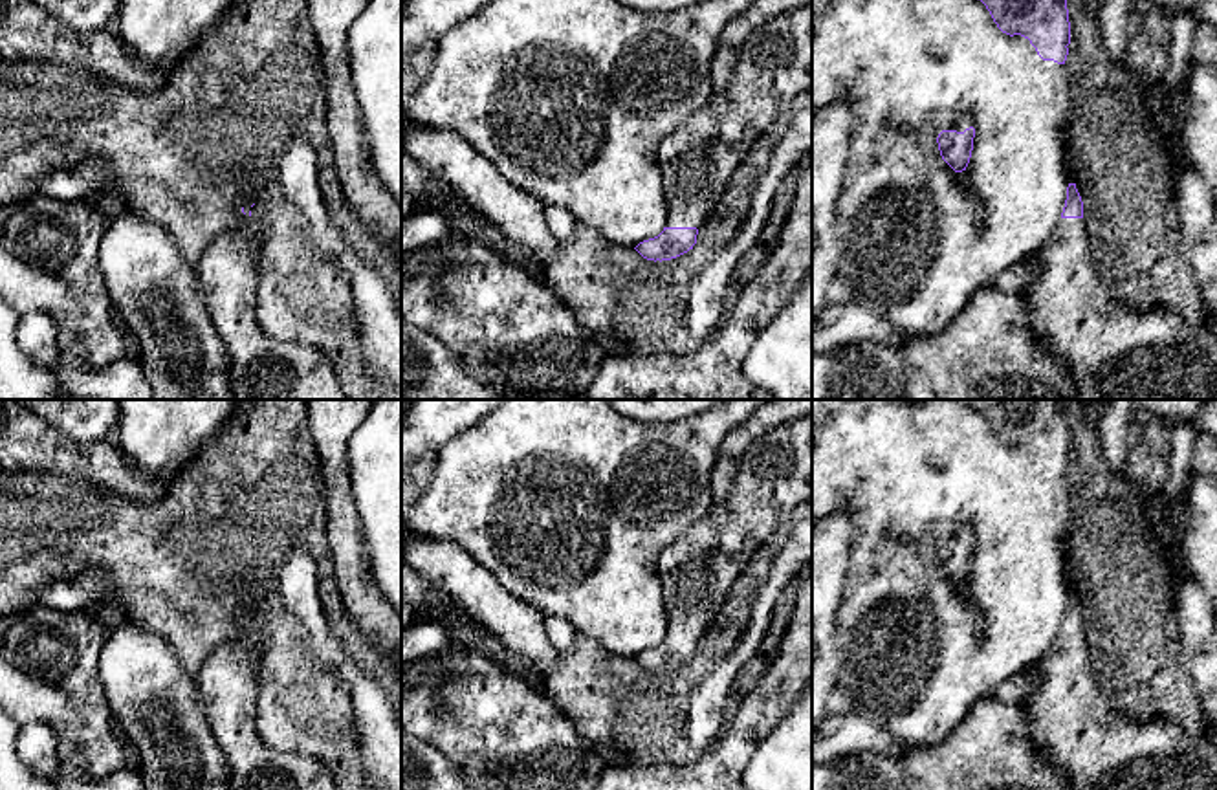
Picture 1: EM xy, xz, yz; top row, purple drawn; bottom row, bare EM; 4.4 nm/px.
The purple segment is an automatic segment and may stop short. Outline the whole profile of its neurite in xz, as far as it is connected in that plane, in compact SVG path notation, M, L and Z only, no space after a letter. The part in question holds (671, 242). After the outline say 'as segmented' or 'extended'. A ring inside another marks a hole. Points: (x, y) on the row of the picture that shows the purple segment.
M812 4L777 15L759 26L737 49L728 86L671 130L658 145L667 222L663 231L634 249L647 260L676 258L696 244L696 235L733 170L750 148L799 93L812 88Z; extended

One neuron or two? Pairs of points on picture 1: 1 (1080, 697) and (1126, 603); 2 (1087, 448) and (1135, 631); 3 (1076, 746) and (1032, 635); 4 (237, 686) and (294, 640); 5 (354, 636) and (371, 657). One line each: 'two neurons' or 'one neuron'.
1: two neurons
2: one neuron
3: two neurons
4: two neurons
5: one neuron

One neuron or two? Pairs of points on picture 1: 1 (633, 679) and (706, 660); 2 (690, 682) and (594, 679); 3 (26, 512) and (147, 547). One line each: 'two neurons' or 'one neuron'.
1: one neuron
2: one neuron
3: one neuron

